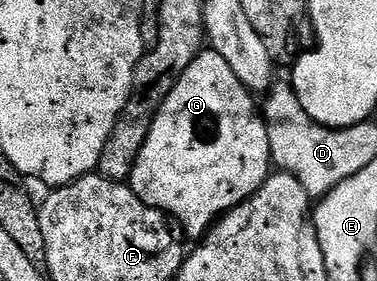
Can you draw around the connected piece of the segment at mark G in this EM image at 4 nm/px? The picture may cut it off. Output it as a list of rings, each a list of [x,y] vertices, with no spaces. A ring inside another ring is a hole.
[[[202,50],[191,66],[183,70],[171,94],[167,94],[151,126],[151,134],[147,134],[147,142],[139,150],[139,158],[127,181],[129,187],[148,208],[160,208],[174,221],[177,219],[193,242],[200,241],[218,218],[255,194],[271,175],[265,117],[259,111],[258,101],[256,104],[253,100],[256,100],[254,93],[235,78],[235,70],[227,66],[223,54]]]

